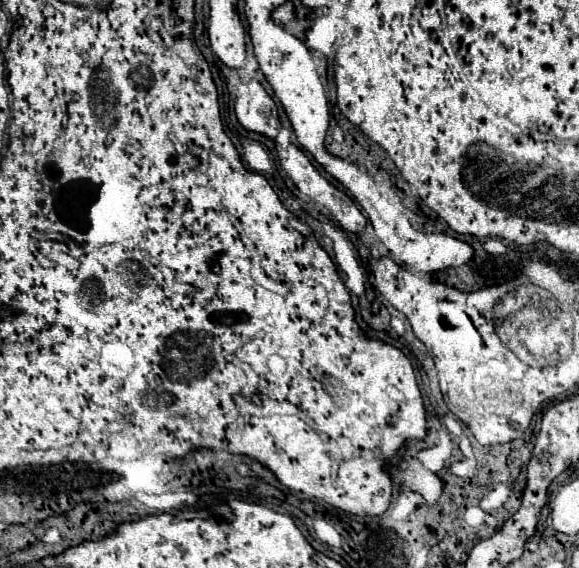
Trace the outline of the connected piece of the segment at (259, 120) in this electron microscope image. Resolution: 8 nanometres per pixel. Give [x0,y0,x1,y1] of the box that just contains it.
[236,88,280,138]

